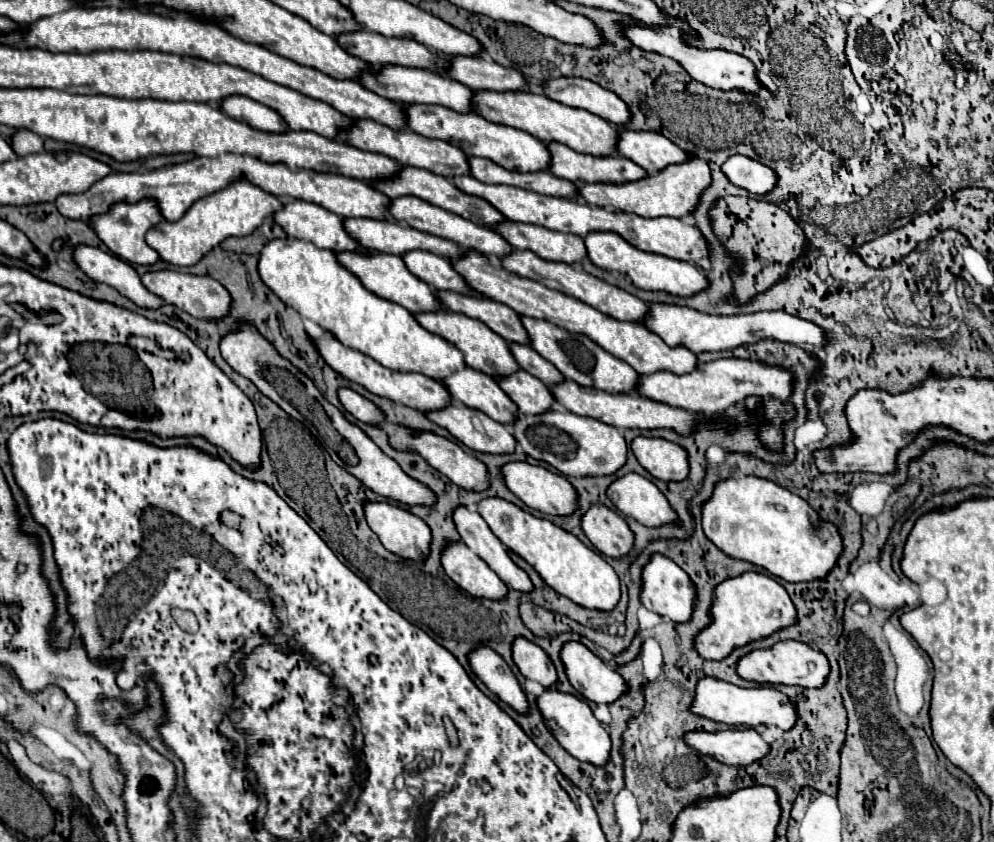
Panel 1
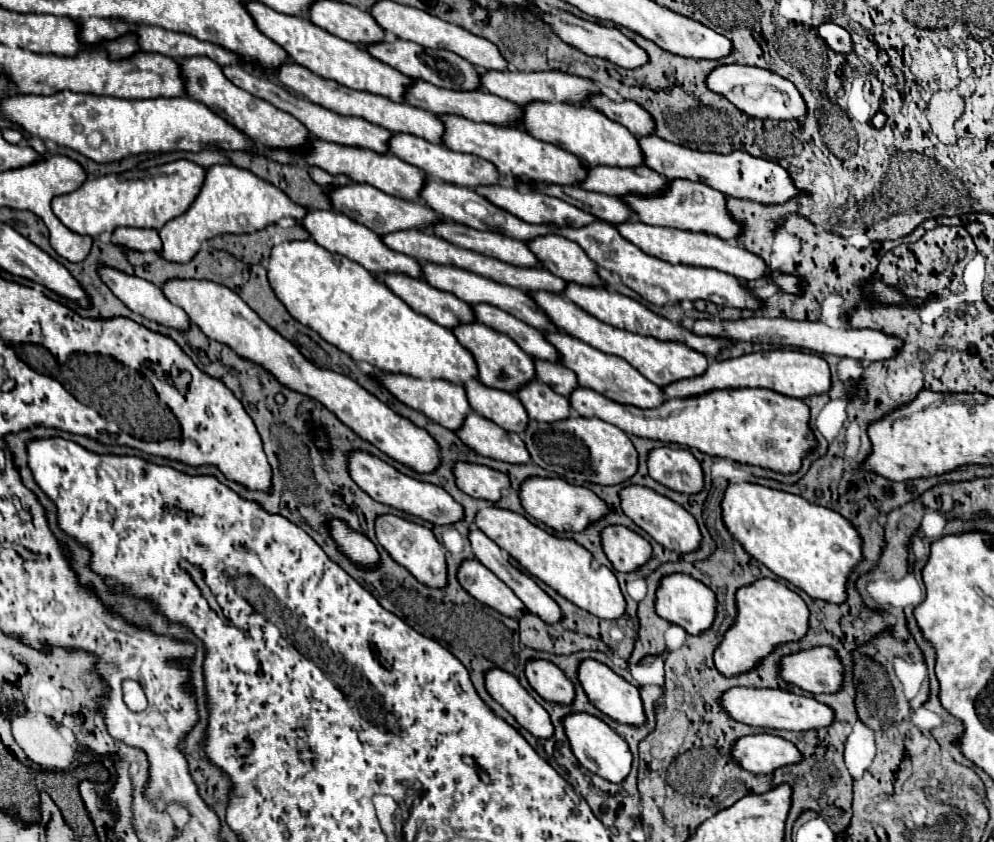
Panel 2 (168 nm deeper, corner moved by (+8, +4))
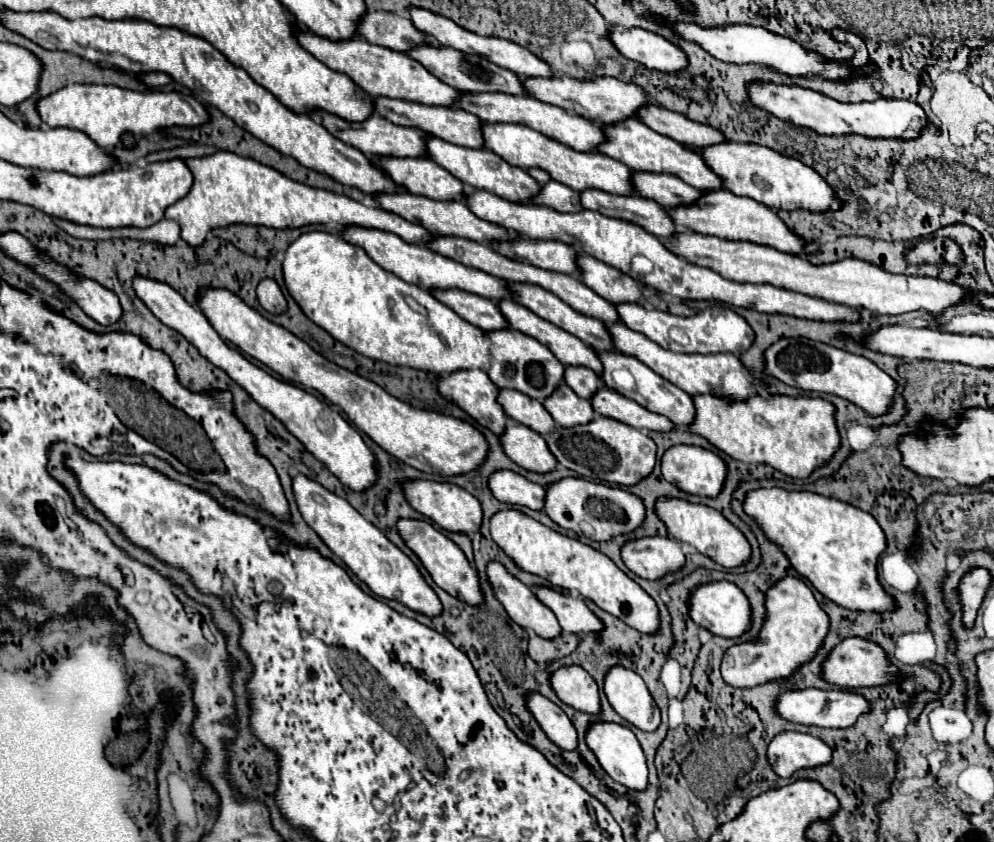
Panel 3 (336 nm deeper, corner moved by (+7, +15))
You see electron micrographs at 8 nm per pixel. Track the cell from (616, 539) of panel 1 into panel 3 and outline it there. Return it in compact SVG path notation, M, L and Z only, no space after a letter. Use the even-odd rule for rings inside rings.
M640 537L630 539L620 549L624 565L644 579L658 579L668 571L684 565L680 543L670 537Z

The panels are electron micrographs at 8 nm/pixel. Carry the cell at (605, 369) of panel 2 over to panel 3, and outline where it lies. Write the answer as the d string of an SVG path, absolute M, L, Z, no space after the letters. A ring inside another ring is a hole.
M596 351L598 359L602 361L602 375L600 375L600 381L608 387L608 389L614 389L614 379L612 379L612 371L618 371L618 369L628 369L636 381L636 387L634 391L626 391L626 389L618 389L618 393L622 393L624 397L636 401L638 405L646 407L648 411L654 411L654 413L660 413L660 415L666 415L668 419L672 419L678 427L686 427L692 417L694 417L694 405L692 405L692 399L688 393L684 393L682 389L678 389L676 385L672 385L670 381L666 381L664 377L660 377L658 373L654 373L650 367L646 367L642 361L638 361L636 357L630 357L630 355L624 355L620 351Z

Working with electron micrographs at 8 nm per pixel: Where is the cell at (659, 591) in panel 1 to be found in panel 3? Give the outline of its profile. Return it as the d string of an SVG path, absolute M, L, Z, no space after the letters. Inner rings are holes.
M710 581L694 587L686 599L690 619L720 637L740 637L750 627L750 605L744 593L728 581Z

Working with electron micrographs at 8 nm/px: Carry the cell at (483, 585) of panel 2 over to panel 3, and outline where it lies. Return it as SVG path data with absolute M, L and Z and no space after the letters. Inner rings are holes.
M490 561L486 565L486 575L496 599L504 605L514 623L540 637L556 637L562 633L554 613L534 597L528 585L510 575L502 563Z

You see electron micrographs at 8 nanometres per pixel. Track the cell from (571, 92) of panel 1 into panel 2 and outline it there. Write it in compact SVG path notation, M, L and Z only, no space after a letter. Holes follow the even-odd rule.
M597 94L589 98L589 106L601 110L607 118L623 124L631 134L637 138L655 134L655 120L653 116L641 108L639 104L627 100L627 102L613 102L605 94Z

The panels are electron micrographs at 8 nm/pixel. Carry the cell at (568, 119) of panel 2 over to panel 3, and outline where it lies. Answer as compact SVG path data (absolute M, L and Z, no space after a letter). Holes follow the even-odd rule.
M628 117L624 121L616 121L616 123L602 123L600 125L602 133L604 133L604 141L596 147L600 153L624 163L626 167L634 169L634 171L652 171L652 173L672 173L680 179L684 179L688 185L696 187L696 189L720 189L720 177L716 177L702 161L702 157L686 147L682 147L680 143L672 141L670 137L664 137L656 131L652 131L650 127L646 127L642 121L638 121L636 117Z

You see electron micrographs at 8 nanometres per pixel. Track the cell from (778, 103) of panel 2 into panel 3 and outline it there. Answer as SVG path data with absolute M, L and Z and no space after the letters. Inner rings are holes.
M750 81L746 83L748 99L754 107L772 113L778 119L790 121L798 127L814 129L820 135L842 135L842 133L860 133L866 137L898 137L898 139L914 139L920 129L926 125L926 115L918 103L904 99L876 99L864 103L838 103L818 91L804 89L800 85L776 85L772 81Z

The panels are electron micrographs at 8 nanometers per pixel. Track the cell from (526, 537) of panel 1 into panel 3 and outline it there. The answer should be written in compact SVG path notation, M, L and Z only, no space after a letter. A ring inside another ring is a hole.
M504 509L494 513L490 517L490 533L492 539L516 561L520 569L548 579L558 589L580 593L640 633L654 633L658 629L658 607L654 599L624 571L620 571L604 553L578 539L560 535L558 531L538 523L518 509Z

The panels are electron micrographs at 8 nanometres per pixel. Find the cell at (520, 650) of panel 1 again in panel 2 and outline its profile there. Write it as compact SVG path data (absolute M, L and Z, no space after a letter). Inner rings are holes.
M531 660L525 668L527 680L533 686L533 690L547 702L557 704L573 704L575 700L575 686L565 676L563 670L559 670L555 664L547 660Z

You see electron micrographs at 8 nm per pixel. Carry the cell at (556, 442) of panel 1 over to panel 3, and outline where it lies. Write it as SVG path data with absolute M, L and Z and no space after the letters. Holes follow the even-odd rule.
M596 415L592 421L576 427L556 425L554 431L544 435L544 441L560 465L592 481L634 485L652 471L656 461L656 445L646 431L604 415Z

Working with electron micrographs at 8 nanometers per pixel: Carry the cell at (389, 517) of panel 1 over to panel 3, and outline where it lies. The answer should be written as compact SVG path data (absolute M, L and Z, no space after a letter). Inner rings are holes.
M398 519L396 521L396 529L398 529L400 537L404 539L404 543L418 555L418 559L424 565L424 569L430 573L430 577L434 579L434 583L438 587L442 587L452 597L458 597L460 601L466 601L470 605L480 605L482 597L480 597L476 569L472 569L472 565L468 563L466 555L458 549L458 545L454 541L450 541L432 523L420 521L420 519Z

